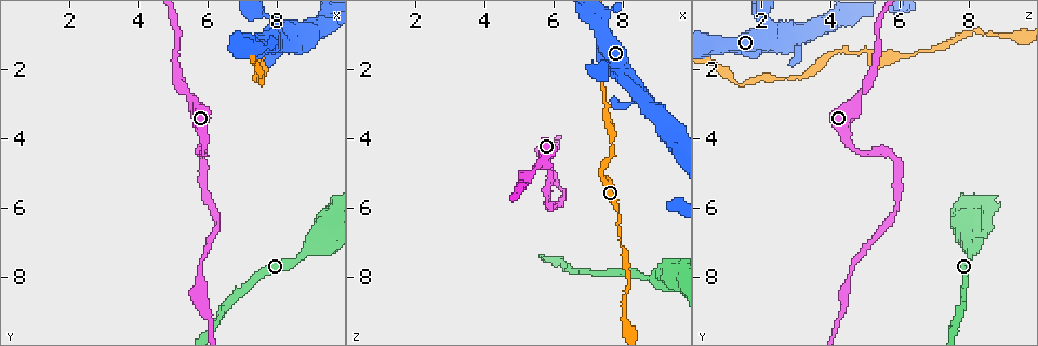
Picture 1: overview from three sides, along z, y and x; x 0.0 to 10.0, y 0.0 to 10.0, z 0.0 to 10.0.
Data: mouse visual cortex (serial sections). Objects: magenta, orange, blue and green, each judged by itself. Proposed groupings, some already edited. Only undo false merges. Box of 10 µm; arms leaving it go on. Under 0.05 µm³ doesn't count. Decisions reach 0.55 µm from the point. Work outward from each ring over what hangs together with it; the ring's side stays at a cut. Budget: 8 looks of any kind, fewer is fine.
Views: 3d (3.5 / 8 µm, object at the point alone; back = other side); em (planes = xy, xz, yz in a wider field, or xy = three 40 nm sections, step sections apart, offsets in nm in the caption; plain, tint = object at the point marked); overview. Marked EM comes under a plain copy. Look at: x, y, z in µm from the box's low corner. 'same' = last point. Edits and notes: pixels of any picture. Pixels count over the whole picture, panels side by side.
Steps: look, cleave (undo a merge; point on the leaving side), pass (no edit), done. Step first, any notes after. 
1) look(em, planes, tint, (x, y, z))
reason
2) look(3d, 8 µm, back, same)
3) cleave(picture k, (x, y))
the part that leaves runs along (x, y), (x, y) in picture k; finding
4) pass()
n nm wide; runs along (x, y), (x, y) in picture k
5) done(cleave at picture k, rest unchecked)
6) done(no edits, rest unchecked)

look(3d, 3.5 µm, (8.00, 1.40, 6.85))

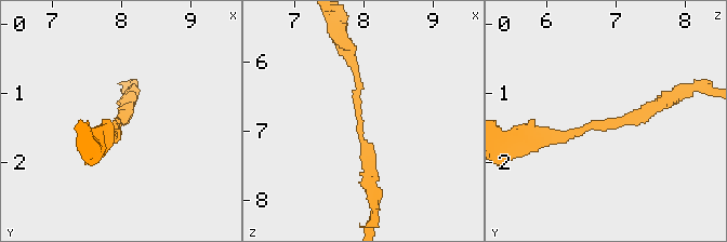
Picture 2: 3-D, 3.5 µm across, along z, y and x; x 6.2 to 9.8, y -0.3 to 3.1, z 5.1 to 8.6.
look(em, xy, step 3, tint, (7.95, 1.45, 6.75))

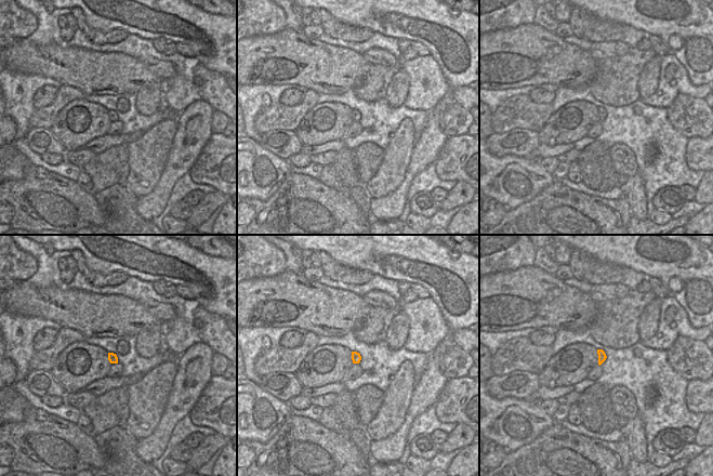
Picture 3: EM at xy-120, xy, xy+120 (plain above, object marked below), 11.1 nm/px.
pass()
runs along (537, 135), (620, 122), (664, 102) in picture 2; all the same cell

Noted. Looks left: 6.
look(3d, 3.5 µm, back, (5.80, 4.50, 5.75))
abrupt turn

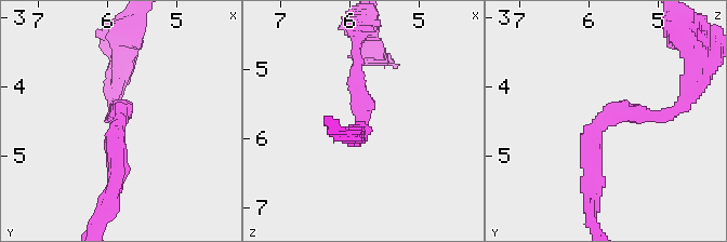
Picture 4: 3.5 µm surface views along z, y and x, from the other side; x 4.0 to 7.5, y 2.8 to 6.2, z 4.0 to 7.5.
look(em, xy, step 2, tint, (5.85, 4.45, 5.75))
arms of 200, 250 nm; shape alone is not enough

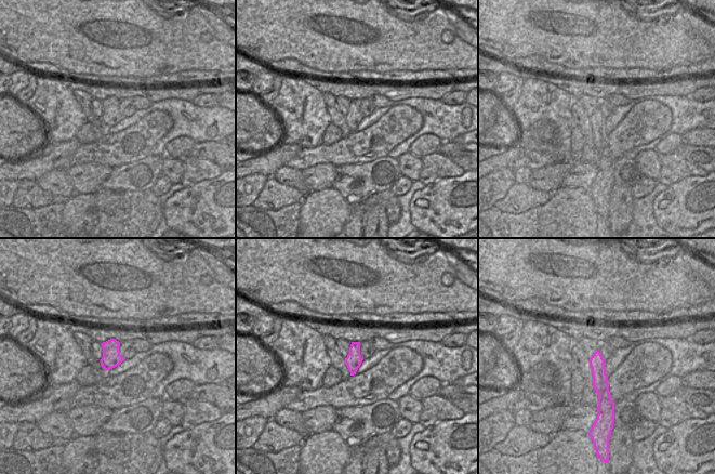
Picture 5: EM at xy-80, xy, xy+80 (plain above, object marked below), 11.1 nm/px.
pass()
runs along (597, 354), (603, 406) in picture 5; continuous, no second cell

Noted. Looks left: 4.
look(3d, 3.5 µm, (8.50, 1.15, 2.80))
sharp bend

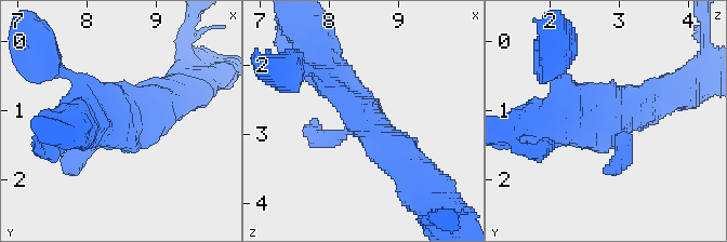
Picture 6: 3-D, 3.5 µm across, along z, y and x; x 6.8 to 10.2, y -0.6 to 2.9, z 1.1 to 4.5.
look(em, xy, step 1, tint, (8.50, 1.15, 2.85))

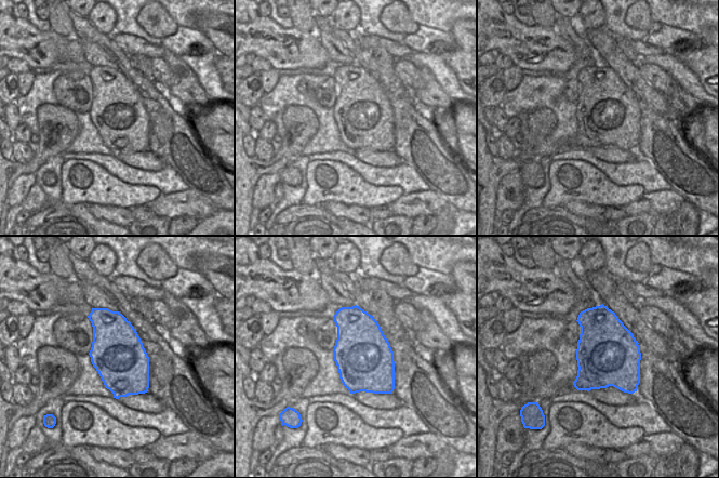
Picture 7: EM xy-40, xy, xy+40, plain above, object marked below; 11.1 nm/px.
pass()
runs along (325, 64), (368, 128), (411, 169) in picture 6; all the same cell

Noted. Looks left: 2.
done(no edits, rest unchecked)

